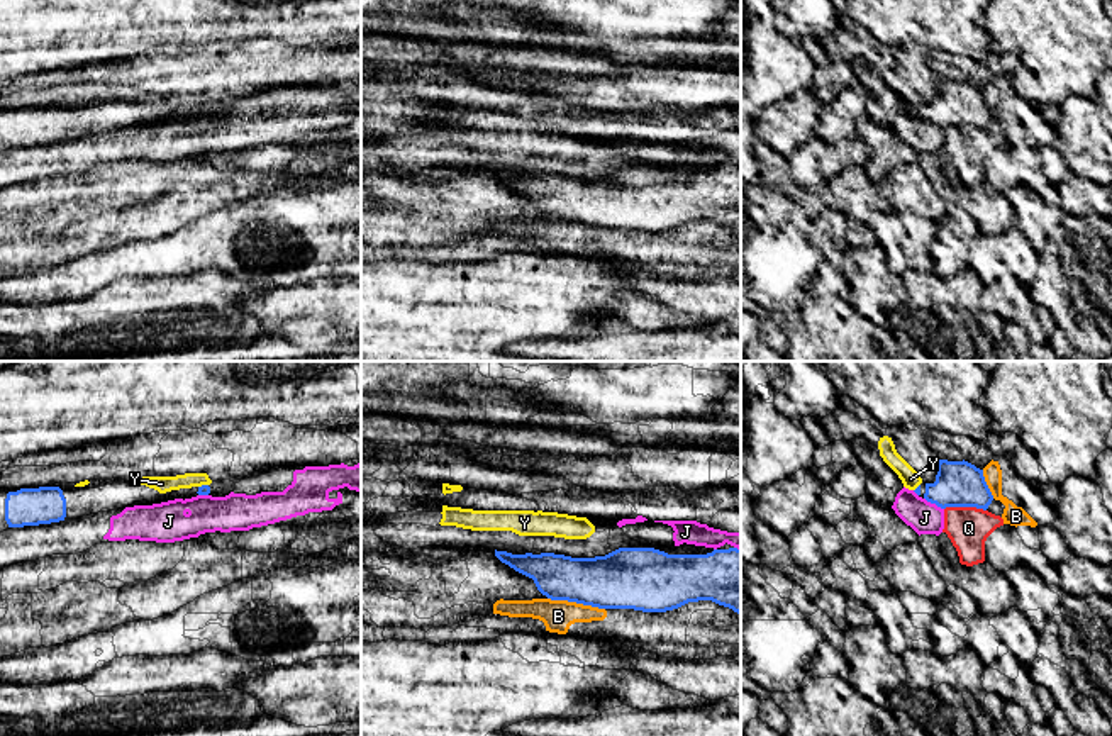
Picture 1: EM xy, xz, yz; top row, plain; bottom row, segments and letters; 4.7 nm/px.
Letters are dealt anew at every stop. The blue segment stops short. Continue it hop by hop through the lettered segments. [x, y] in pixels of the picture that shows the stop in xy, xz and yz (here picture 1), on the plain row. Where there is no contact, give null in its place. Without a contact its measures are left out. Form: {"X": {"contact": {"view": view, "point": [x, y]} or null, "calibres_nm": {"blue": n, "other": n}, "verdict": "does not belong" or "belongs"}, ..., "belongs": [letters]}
{"B": {"contact": {"view": "xz", "point": [577, 223]}, "calibres_nm": {"blue": 280, "other": 150}, "verdict": "does not belong"}, "J": {"contact": {"view": "yz", "point": [934, 122]}, "calibres_nm": {"blue": 220, "other": 160}, "verdict": "does not belong"}, "Q": {"contact": {"view": "yz", "point": [965, 126]}, "calibres_nm": {"blue": 220, "other": 200}, "verdict": "does not belong"}, "Y": {"contact": {"view": "xy", "point": [202, 105]}, "calibres_nm": {"blue": 50, "other": 80}, "verdict": "does not belong"}, "belongs": []}

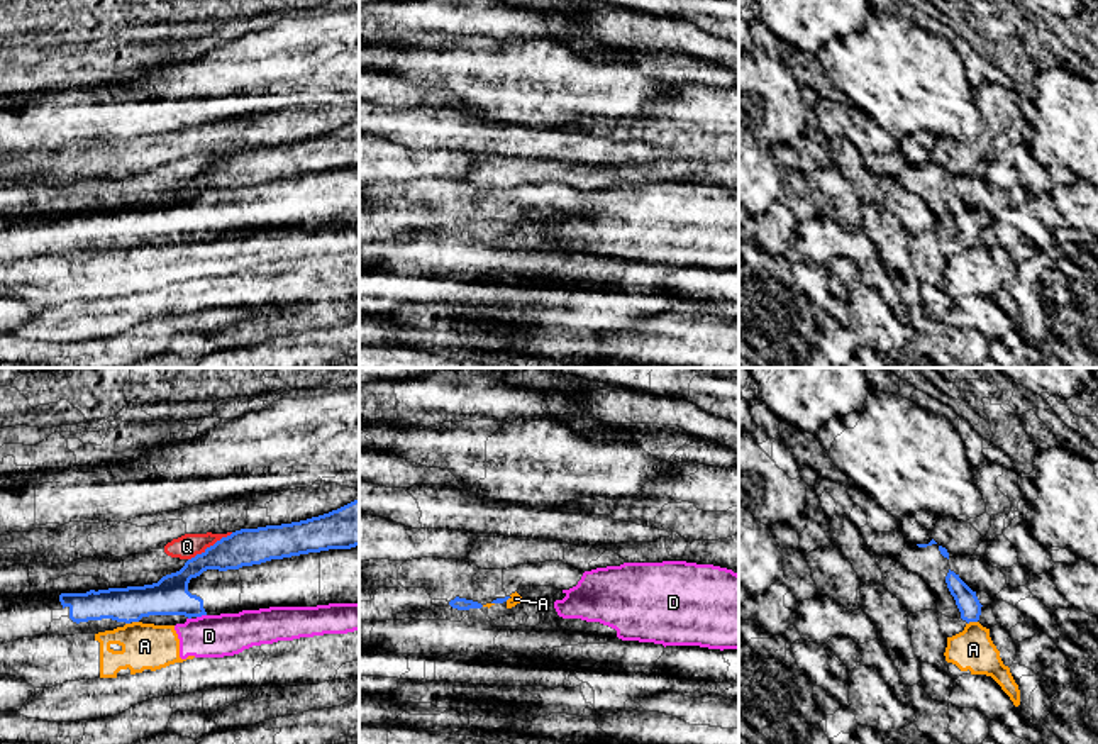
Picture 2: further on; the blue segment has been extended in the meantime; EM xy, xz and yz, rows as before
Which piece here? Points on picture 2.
{"A": {"contact": {"view": "yz", "point": [971, 241]}, "calibres_nm": {"blue": 110, "other": 200}, "verdict": "does not belong"}, "D": {"contact": {"view": "xy", "point": [200, 236]}, "calibres_nm": {"blue": 180, "other": 200}, "verdict": "does not belong"}, "Q": {"contact": {"view": "xy", "point": [210, 166]}, "calibres_nm": {"blue": 180, "other": 120}, "verdict": "does not belong"}, "belongs": []}

